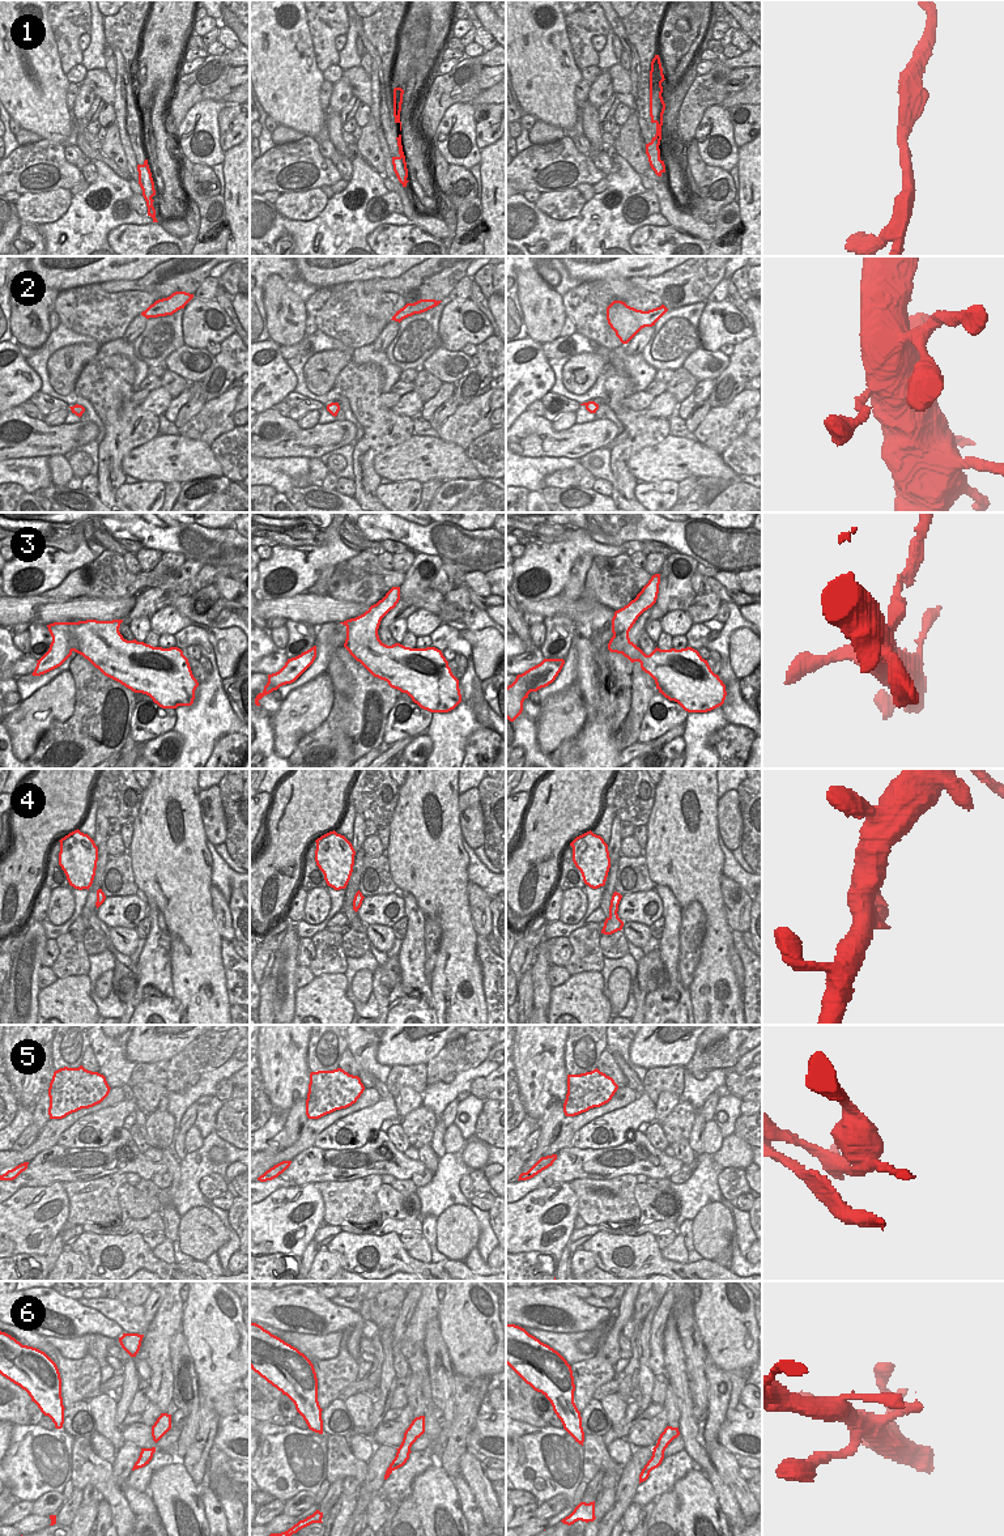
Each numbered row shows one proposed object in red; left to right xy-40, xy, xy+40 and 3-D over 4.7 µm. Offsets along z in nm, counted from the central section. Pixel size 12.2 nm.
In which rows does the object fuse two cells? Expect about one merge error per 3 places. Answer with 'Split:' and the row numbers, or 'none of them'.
Split: 3, 5

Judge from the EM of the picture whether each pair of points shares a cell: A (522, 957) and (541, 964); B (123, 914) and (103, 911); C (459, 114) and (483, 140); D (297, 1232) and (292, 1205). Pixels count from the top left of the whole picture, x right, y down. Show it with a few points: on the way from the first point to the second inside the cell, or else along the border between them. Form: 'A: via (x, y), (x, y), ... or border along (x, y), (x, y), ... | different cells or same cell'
A: border along (535, 948), (535, 956), (530, 966) | different cells
B: via (118, 911), (109, 911) | same cell
C: border along (473, 106), (475, 143), (480, 150) | different cells
D: via (290, 1225), (288, 1216), (292, 1212) | same cell

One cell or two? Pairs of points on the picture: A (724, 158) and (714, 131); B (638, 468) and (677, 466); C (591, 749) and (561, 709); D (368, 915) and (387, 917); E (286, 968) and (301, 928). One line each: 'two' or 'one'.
A: one
B: one
C: two
D: one
E: two

